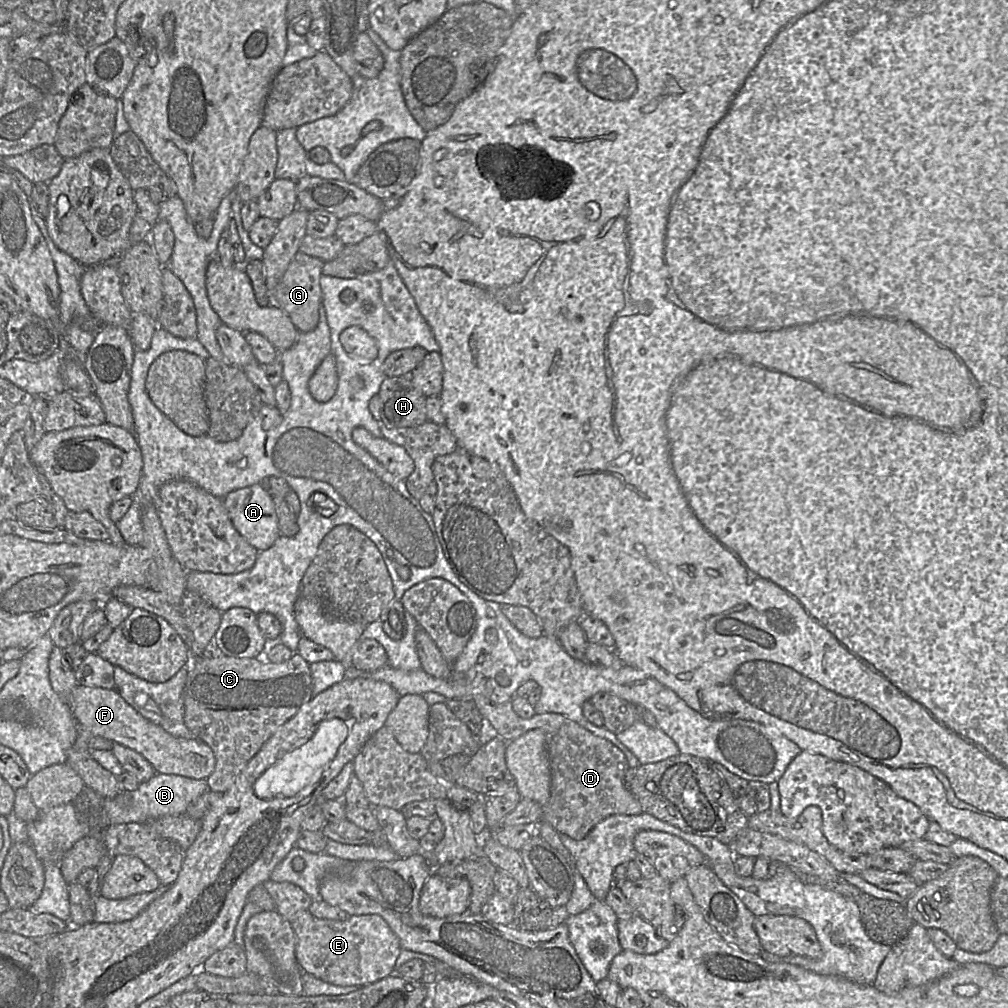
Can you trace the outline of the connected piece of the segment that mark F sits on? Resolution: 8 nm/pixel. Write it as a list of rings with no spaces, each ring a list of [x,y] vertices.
[[[77,685],[70,693],[67,704],[78,726],[78,737],[73,746],[78,751],[89,750],[88,744],[92,737],[102,737],[142,755],[156,774],[206,780],[215,769],[215,755],[208,745],[195,737],[184,739],[170,735],[139,714],[116,689]]]

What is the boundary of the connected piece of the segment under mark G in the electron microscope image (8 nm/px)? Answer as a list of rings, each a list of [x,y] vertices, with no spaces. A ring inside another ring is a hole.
[[[297,252],[274,290],[274,303],[290,317],[300,332],[312,331],[319,323],[320,307],[322,306],[320,278],[324,263],[319,258]]]

